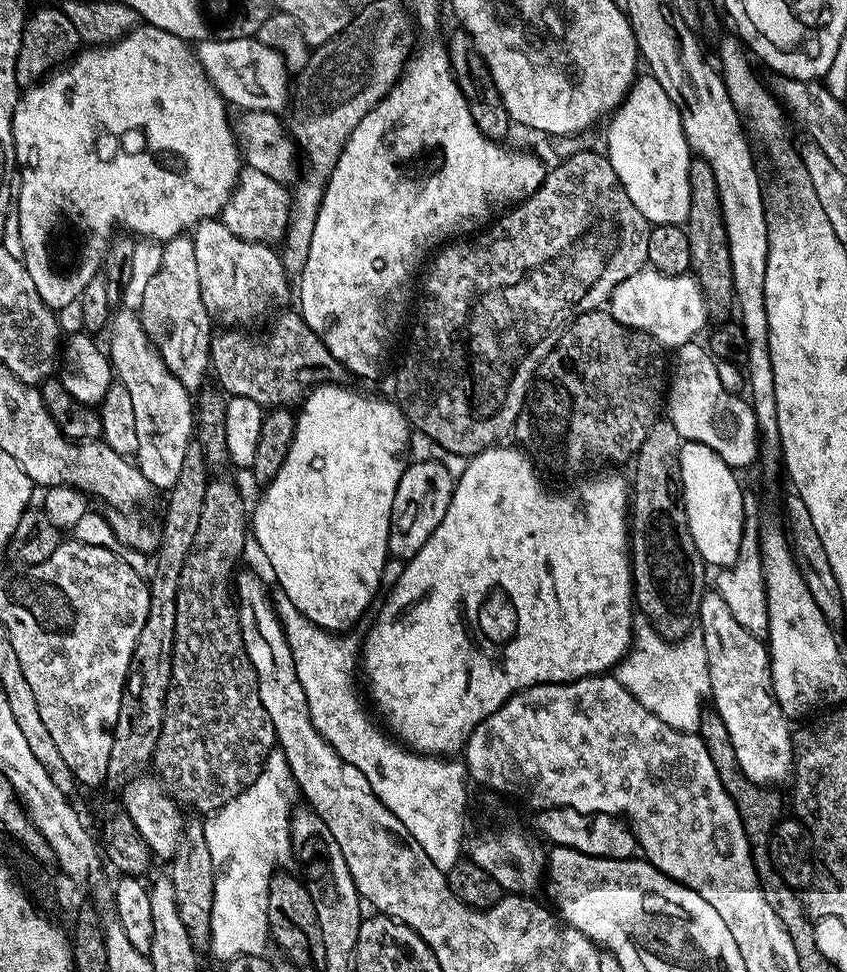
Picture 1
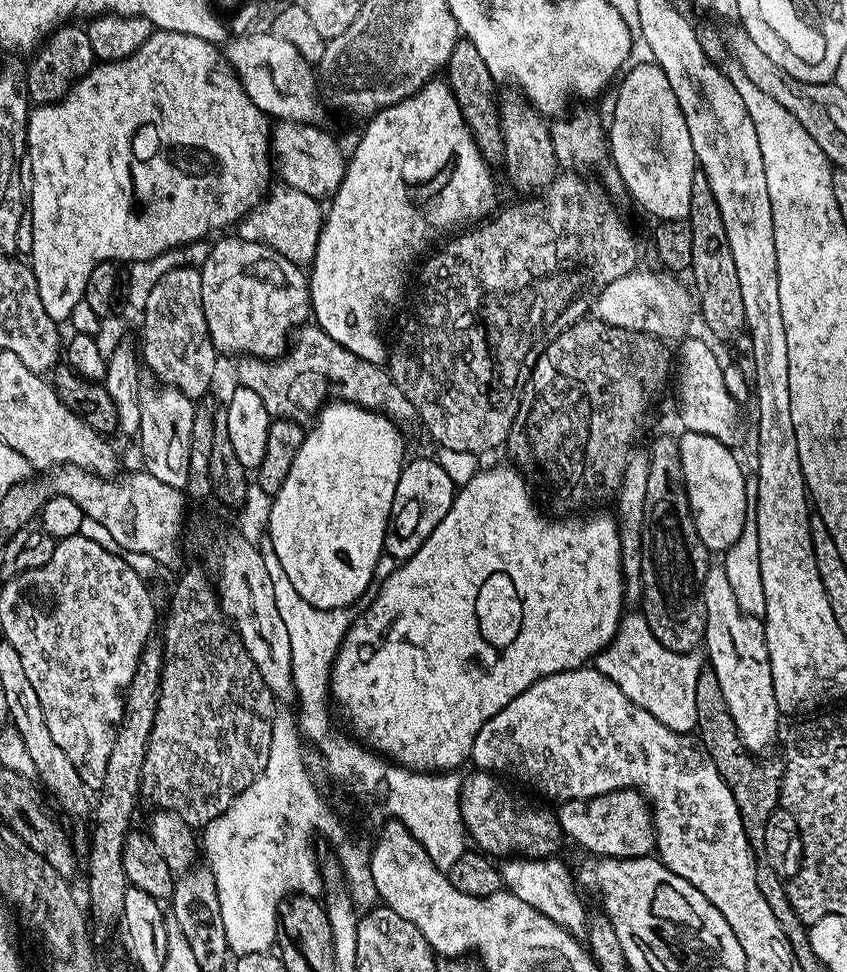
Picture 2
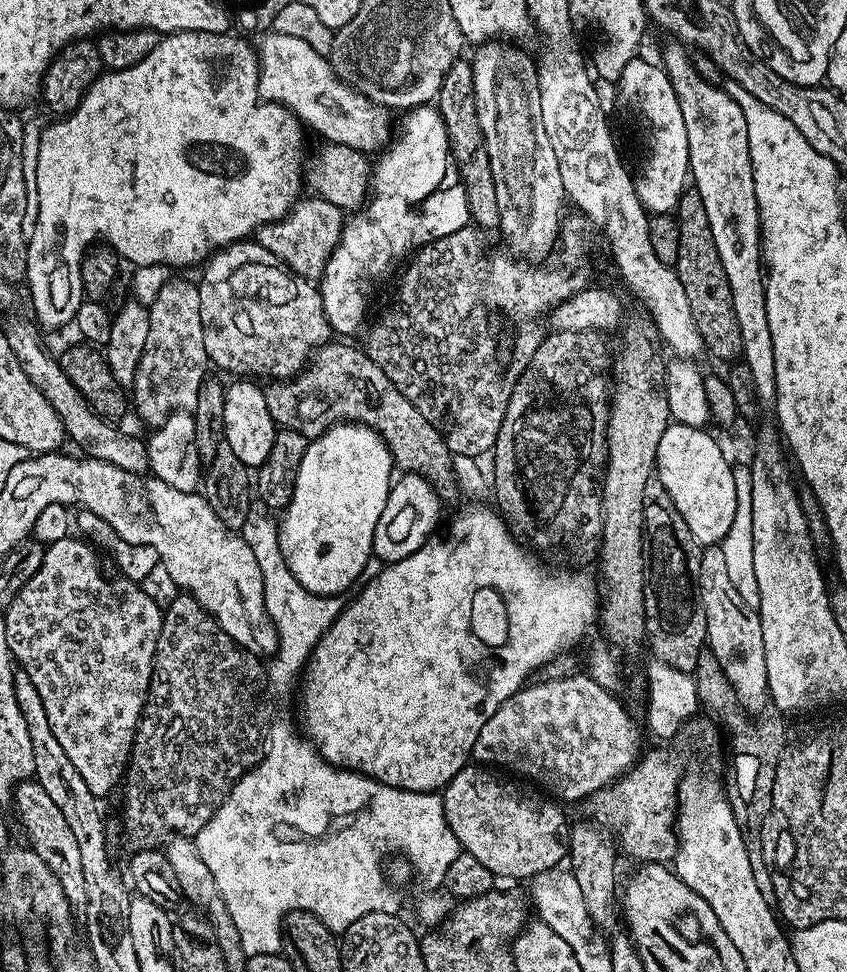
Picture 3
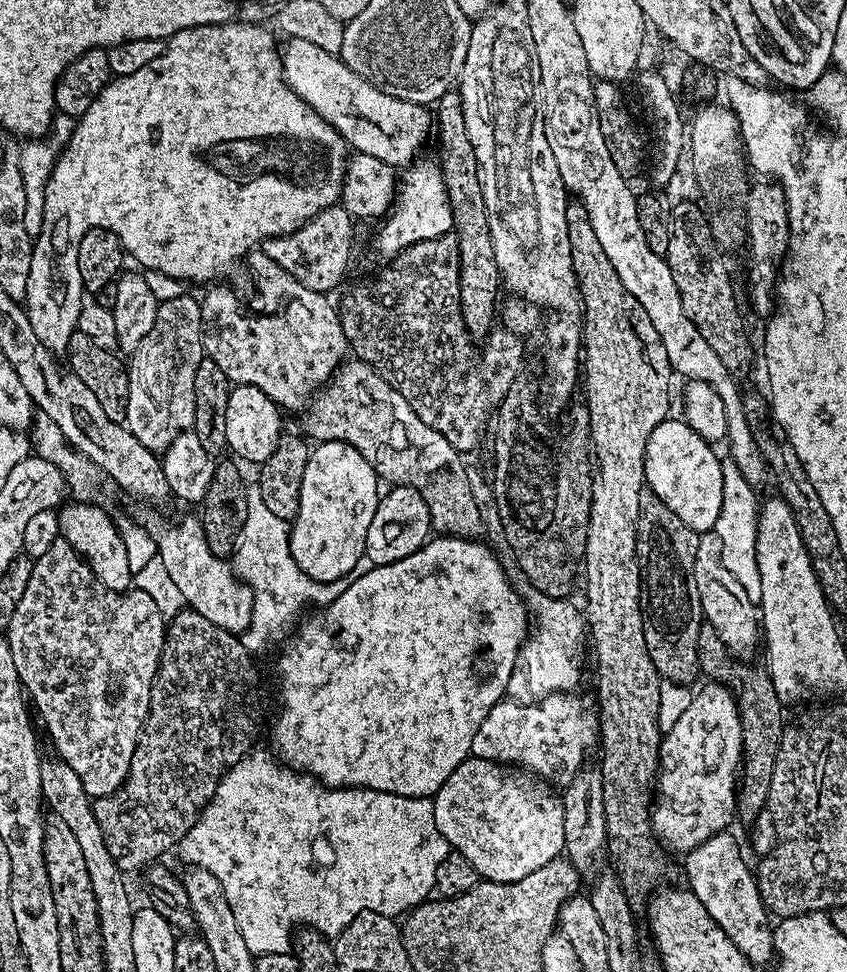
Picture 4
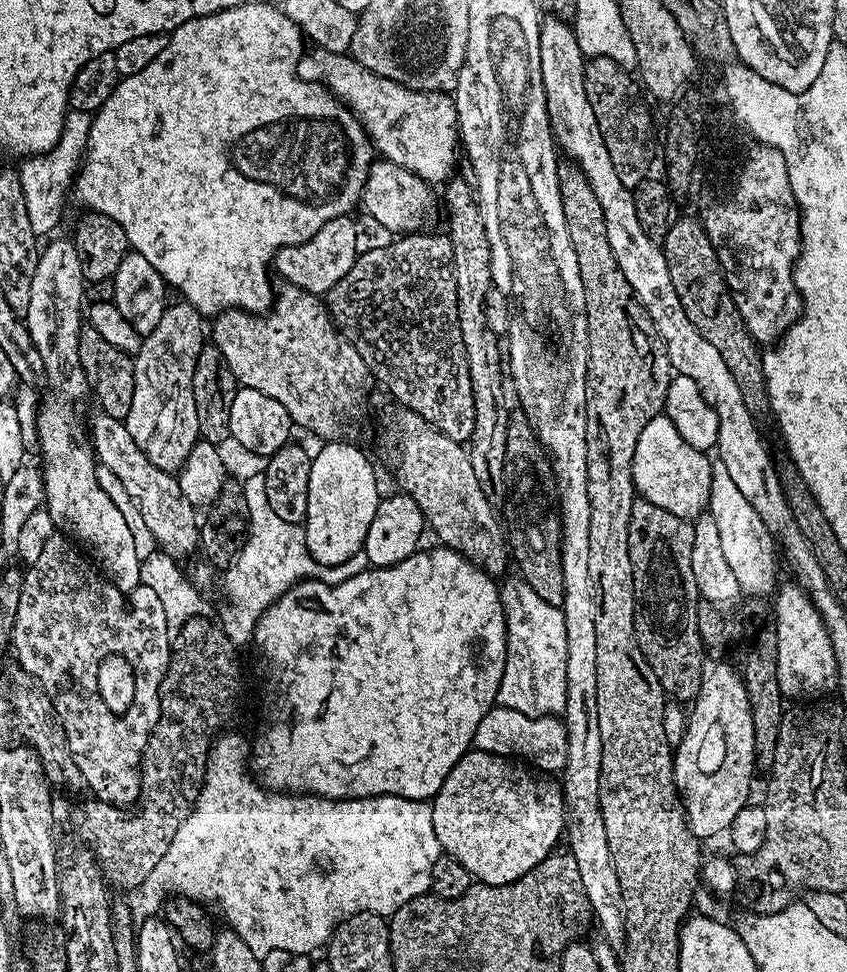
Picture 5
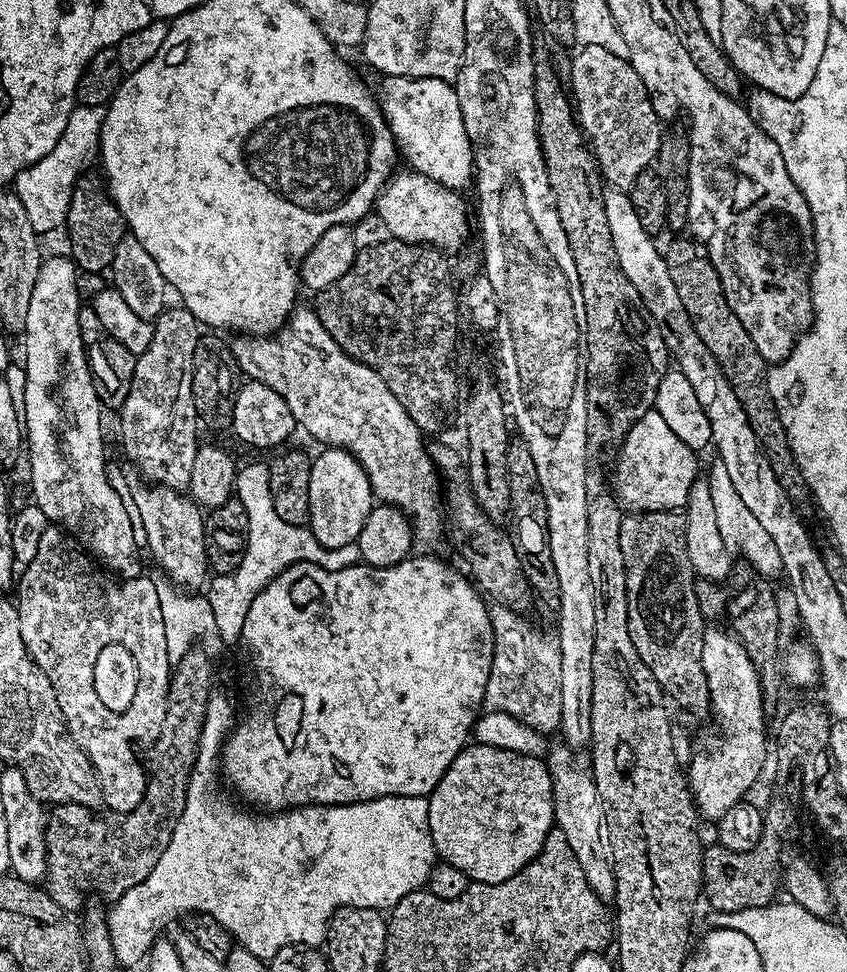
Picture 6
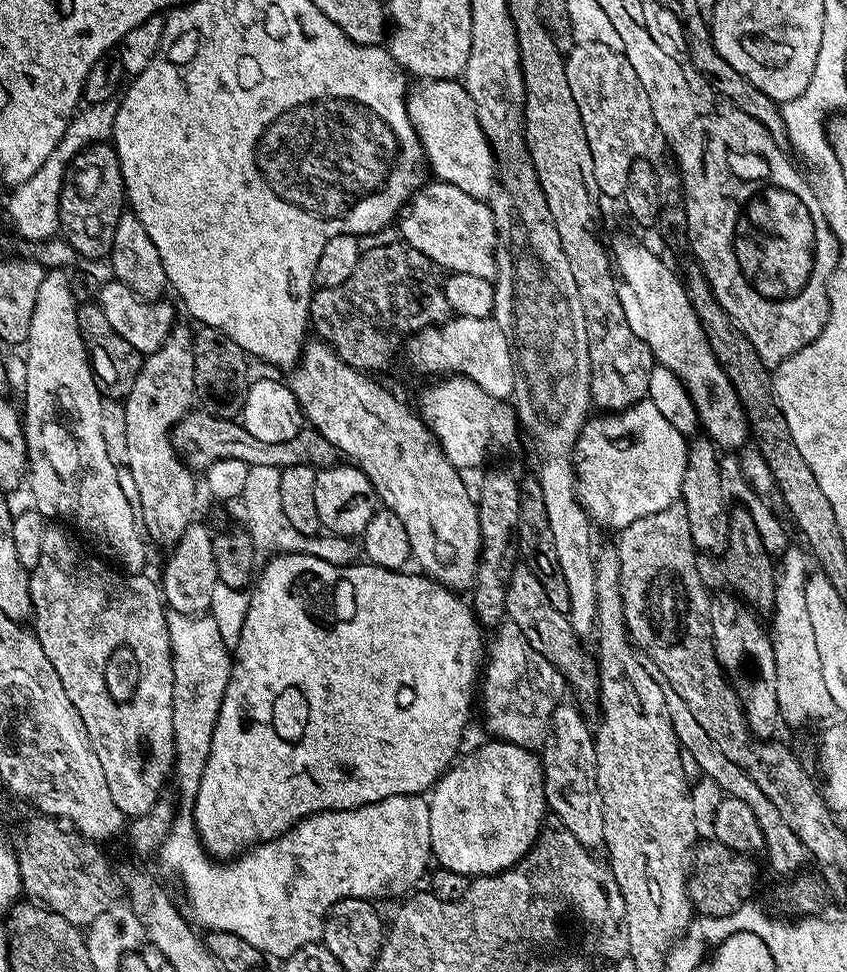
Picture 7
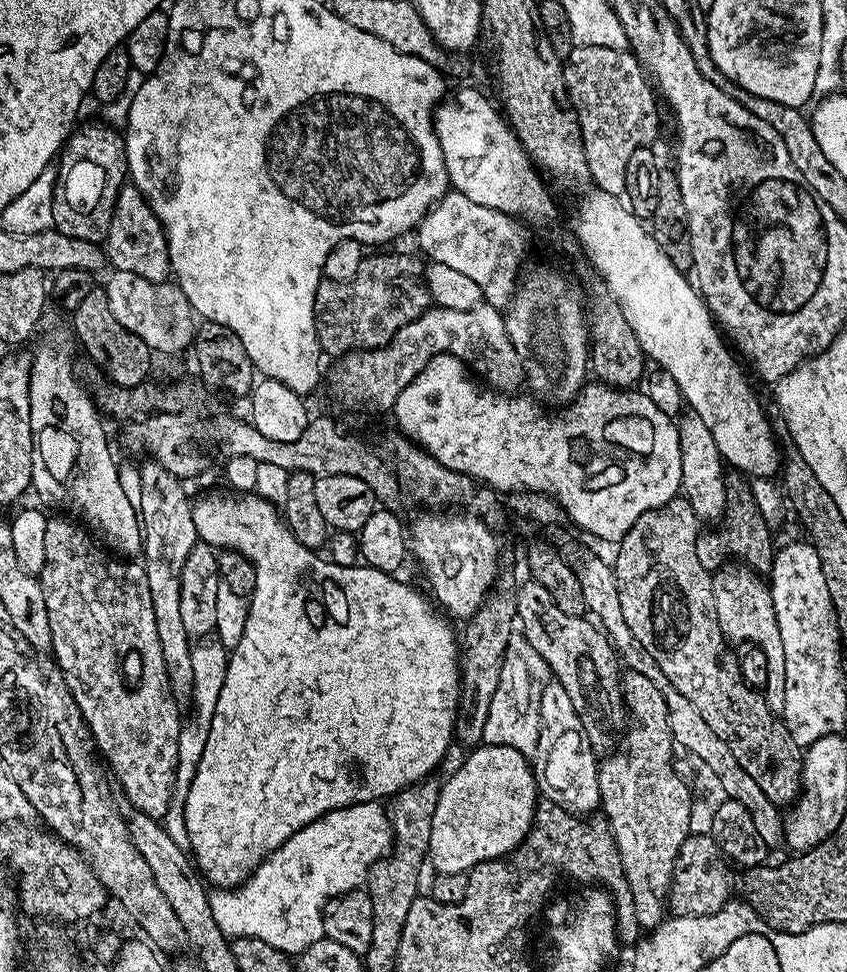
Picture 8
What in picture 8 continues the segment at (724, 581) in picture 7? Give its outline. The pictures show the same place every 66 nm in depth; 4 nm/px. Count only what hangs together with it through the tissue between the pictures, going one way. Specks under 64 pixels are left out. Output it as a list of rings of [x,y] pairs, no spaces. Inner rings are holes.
[[[743,479],[740,480],[734,481],[733,484],[731,481],[726,487],[724,519],[717,527],[721,528],[717,532],[701,531],[696,538],[698,562],[702,564],[709,574],[732,561],[743,562],[757,574],[768,574],[771,570],[774,553],[771,536],[773,533],[759,512],[751,487]]]

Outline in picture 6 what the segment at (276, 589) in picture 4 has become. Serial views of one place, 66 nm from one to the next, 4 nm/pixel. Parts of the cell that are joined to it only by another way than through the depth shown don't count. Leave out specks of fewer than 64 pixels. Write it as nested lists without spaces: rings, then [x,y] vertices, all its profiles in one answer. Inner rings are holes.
[[[254,462],[237,471],[234,486],[238,498],[246,512],[248,536],[243,558],[232,574],[215,575],[206,590],[207,600],[212,606],[214,622],[217,620],[246,620],[246,614],[254,598],[270,581],[294,564],[317,564],[328,572],[346,569],[361,561],[359,543],[328,548],[322,546],[307,525],[296,525],[282,521],[274,510],[273,494],[270,493],[268,464]]]

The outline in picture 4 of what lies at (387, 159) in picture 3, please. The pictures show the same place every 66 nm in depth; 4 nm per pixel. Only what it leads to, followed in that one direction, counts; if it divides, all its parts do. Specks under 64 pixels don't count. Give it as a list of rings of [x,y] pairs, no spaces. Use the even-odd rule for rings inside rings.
[[[416,162],[403,173],[398,184],[396,199],[376,236],[376,248],[391,258],[402,250],[430,238],[447,236],[453,231],[452,206],[448,201],[448,191],[444,185],[444,175],[440,173],[439,163],[420,164]]]

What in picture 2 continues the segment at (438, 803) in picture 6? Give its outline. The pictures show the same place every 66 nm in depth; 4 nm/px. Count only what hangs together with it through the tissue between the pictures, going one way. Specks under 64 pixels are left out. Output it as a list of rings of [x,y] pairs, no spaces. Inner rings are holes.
[[[476,770],[473,773],[461,781],[460,817],[469,839],[474,840],[473,845],[479,851],[494,858],[520,853],[529,859],[547,859],[557,853],[555,851],[564,835],[553,811],[550,813],[520,804],[493,773],[486,770]]]

